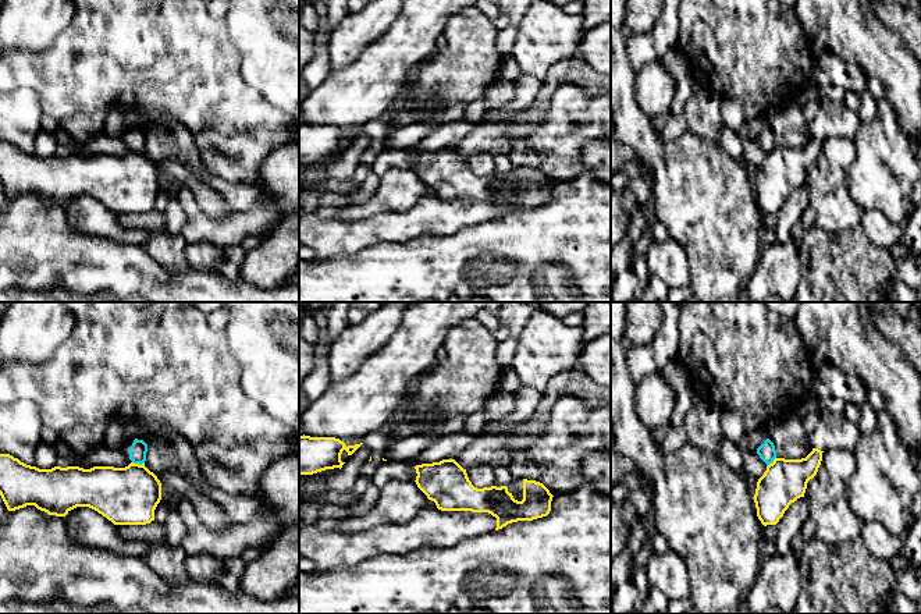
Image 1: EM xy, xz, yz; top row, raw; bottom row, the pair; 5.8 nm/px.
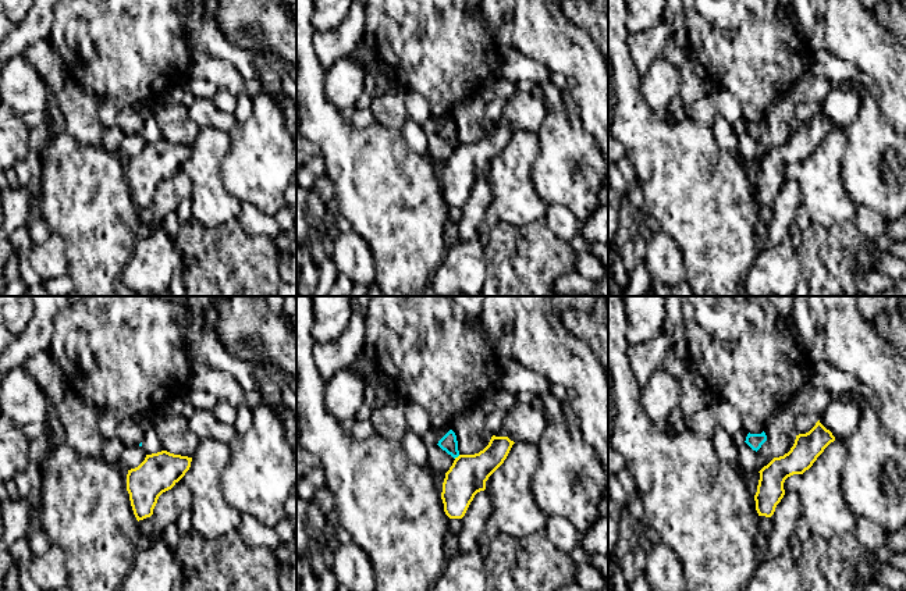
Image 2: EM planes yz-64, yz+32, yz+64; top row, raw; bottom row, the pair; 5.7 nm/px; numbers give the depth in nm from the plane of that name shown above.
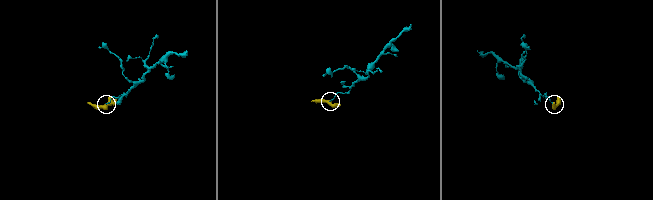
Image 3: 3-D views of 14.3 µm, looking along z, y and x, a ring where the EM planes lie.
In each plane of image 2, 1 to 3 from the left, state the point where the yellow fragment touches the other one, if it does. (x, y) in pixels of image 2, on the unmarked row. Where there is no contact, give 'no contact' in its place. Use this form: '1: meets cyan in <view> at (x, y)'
1: no contact
2: meets cyan in yz+32 at (457, 145)
3: no contact

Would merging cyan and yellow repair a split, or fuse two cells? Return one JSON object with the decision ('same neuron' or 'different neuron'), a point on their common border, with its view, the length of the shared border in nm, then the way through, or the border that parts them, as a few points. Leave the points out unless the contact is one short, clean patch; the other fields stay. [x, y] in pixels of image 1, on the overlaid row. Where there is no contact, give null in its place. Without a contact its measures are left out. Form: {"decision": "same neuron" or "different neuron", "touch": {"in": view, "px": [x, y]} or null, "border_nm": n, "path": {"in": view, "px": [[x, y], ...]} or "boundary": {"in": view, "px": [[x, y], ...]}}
{"decision": "different neuron", "touch": {"in": "xy", "px": [138, 462]}, "border_nm": 70, "boundary": {"in": "xy", "px": [[132, 461], [143, 464]]}}

